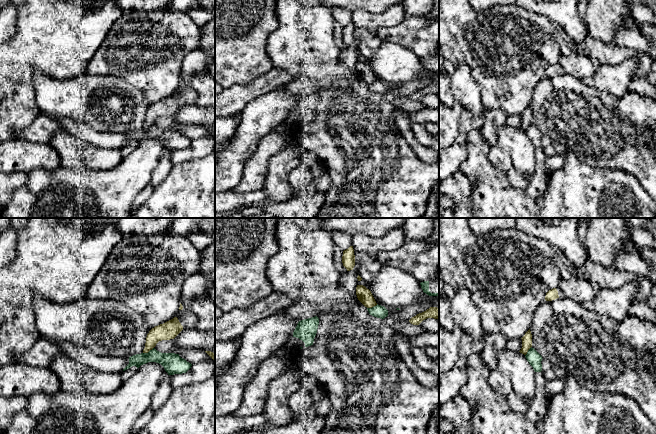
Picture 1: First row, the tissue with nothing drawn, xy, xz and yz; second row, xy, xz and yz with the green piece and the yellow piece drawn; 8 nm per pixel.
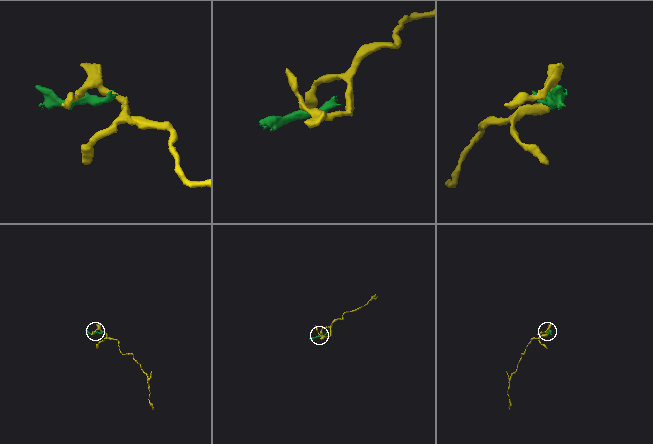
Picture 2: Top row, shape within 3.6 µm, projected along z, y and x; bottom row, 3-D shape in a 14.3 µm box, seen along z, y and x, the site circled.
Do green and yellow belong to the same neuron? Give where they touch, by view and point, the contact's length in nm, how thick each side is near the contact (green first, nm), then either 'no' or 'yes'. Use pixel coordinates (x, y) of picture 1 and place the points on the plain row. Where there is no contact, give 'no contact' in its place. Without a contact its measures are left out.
contact xy (149, 127); length 100 nm; calibres 160 and 140 nm; no

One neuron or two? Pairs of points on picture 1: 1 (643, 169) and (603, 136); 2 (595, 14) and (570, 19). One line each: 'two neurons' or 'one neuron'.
1: one neuron
2: two neurons

